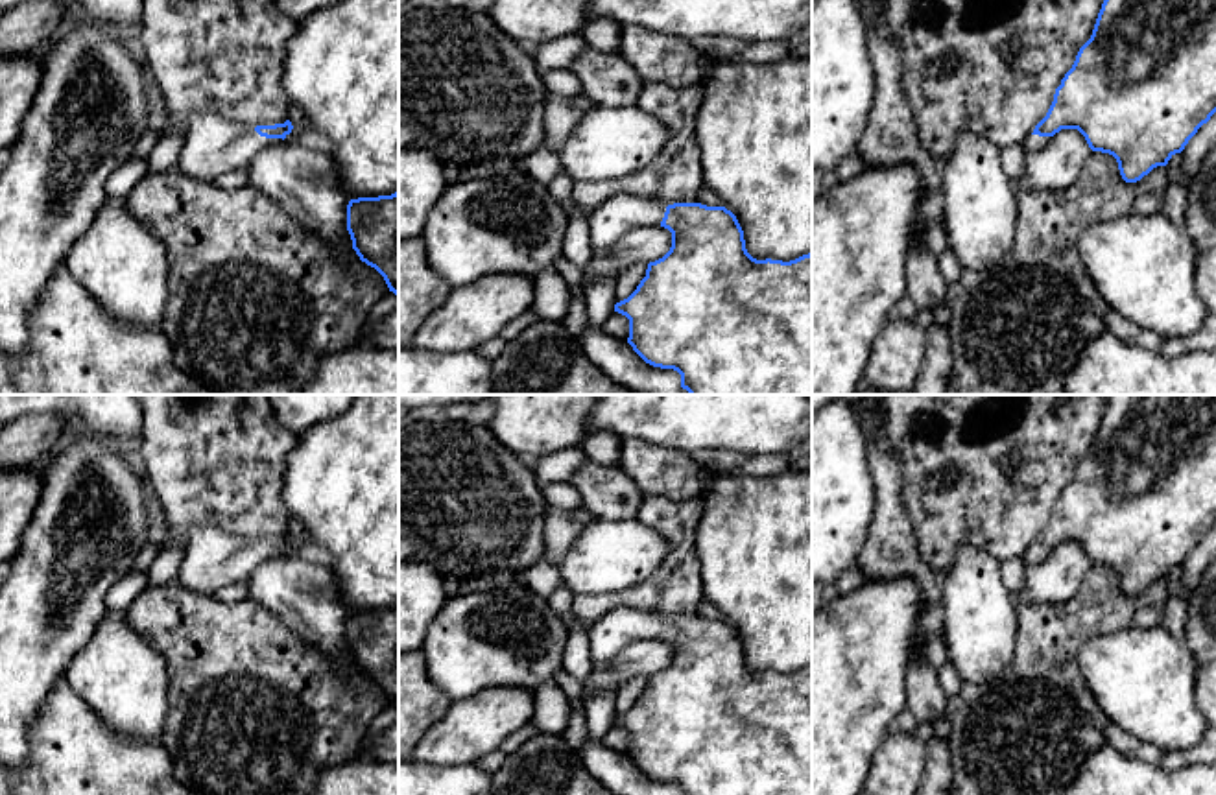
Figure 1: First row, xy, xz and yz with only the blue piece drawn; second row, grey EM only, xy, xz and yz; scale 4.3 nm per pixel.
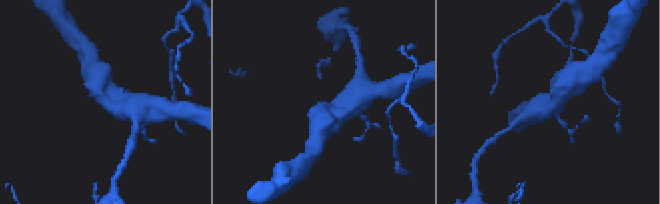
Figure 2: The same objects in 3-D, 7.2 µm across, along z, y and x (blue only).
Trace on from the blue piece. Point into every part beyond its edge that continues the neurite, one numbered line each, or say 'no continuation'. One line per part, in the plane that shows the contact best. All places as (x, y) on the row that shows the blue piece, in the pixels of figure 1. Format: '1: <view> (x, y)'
1: xy (213, 146)

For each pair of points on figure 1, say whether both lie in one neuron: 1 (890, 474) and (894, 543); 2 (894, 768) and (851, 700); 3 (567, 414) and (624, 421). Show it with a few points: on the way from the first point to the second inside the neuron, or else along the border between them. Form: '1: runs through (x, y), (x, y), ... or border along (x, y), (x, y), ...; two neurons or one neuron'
1: runs through (890, 491), (892, 526); one neuron
2: border along (894, 727), (879, 747), (868, 775); two neurons
3: border along (591, 414), (587, 434); two neurons

